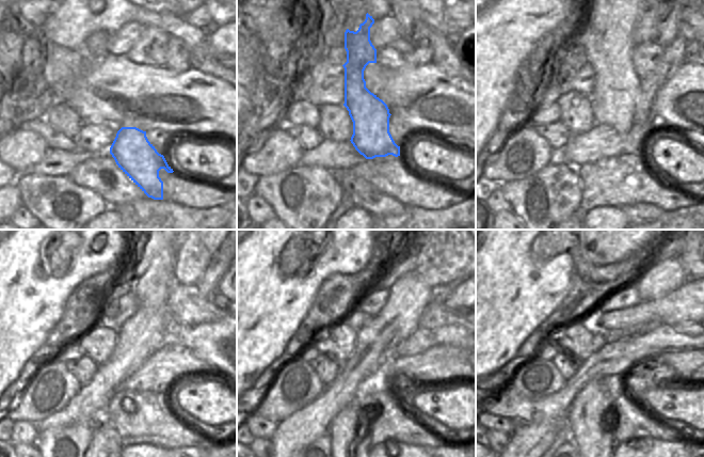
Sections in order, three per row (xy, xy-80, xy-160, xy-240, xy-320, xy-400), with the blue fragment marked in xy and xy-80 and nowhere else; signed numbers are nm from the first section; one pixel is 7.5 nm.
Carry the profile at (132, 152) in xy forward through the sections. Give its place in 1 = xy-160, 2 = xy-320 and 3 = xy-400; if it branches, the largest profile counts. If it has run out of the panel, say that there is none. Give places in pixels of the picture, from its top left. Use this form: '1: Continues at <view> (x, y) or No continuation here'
1: Continues at xy-160 (609, 49)
2: Continues at xy-320 (401, 258)
3: Continues at xy-400 (650, 263)

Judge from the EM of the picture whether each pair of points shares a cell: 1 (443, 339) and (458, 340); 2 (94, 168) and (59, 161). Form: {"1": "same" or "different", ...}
{"1": "same", "2": "different"}

